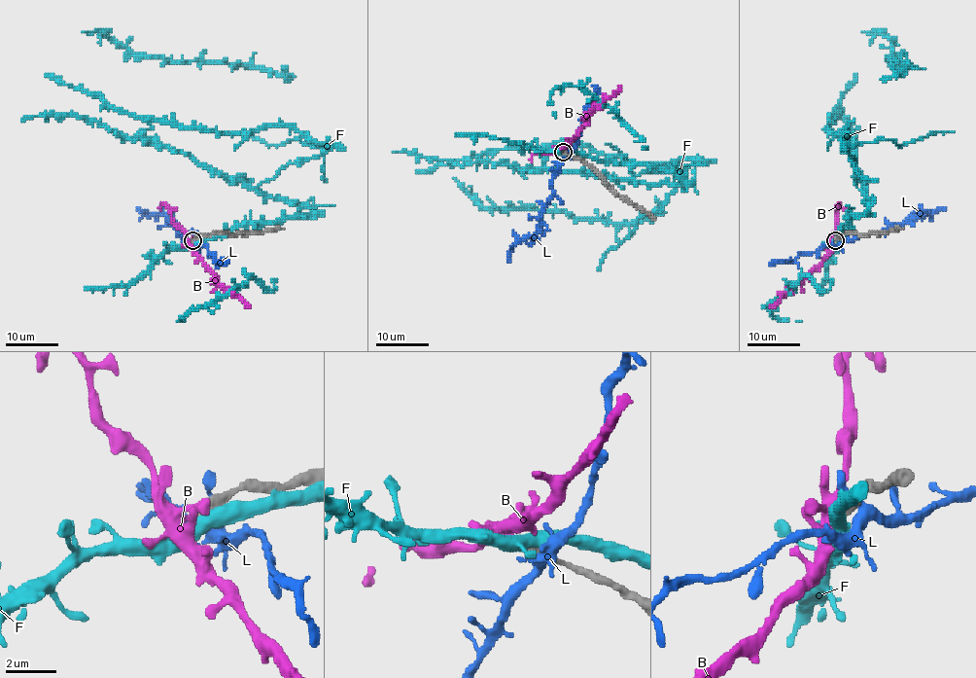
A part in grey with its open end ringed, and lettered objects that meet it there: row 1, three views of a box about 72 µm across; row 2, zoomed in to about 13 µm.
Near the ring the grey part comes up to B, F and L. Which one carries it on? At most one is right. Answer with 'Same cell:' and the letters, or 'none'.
Same cell: none

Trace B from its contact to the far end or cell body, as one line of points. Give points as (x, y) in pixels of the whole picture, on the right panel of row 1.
B: (836, 239), (833, 249), (773, 305), (769, 305)

